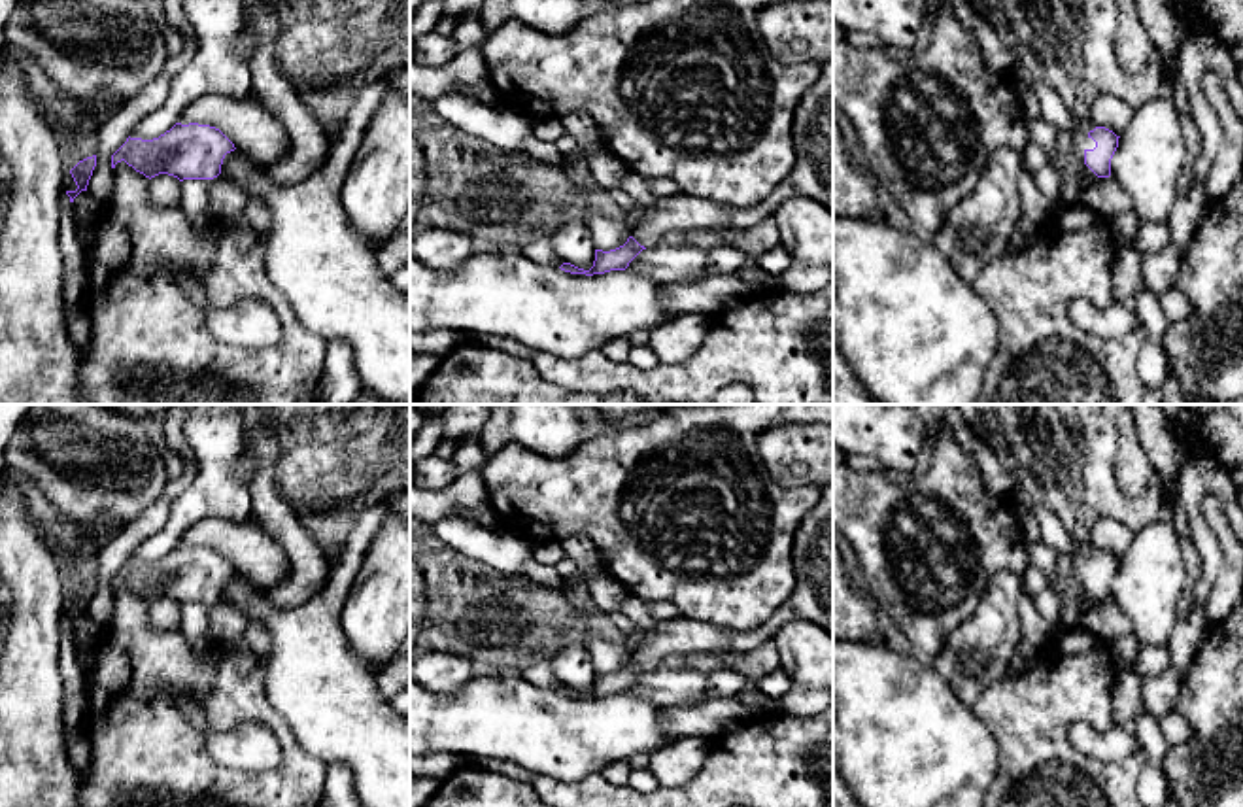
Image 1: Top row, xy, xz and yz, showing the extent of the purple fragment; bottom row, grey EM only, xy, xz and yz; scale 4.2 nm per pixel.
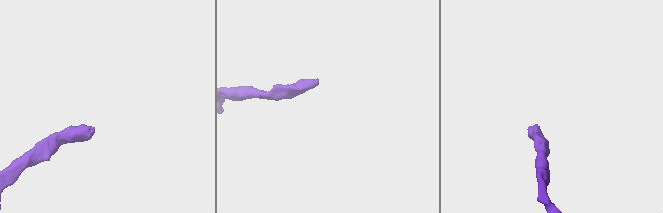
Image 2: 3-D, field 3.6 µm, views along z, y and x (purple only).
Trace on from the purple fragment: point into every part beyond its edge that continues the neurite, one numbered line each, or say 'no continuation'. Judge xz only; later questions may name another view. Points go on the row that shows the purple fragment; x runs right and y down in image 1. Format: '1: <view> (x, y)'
1: xz (811, 176)

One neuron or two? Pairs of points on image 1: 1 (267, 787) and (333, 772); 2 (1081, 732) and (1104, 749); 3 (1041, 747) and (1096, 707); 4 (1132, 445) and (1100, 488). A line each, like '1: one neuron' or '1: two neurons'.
1: two neurons
2: one neuron
3: one neuron
4: two neurons

